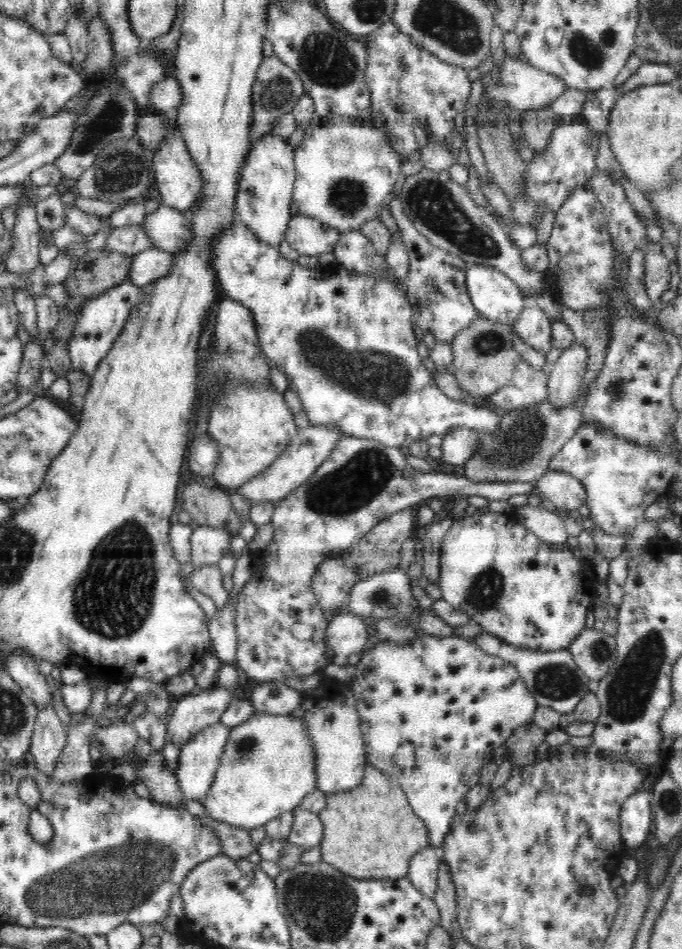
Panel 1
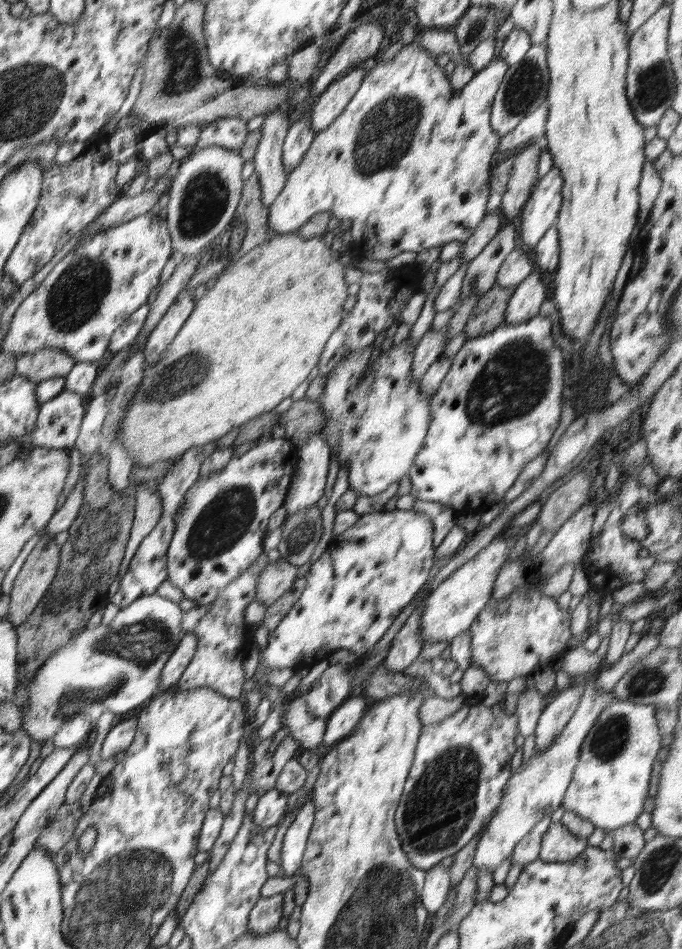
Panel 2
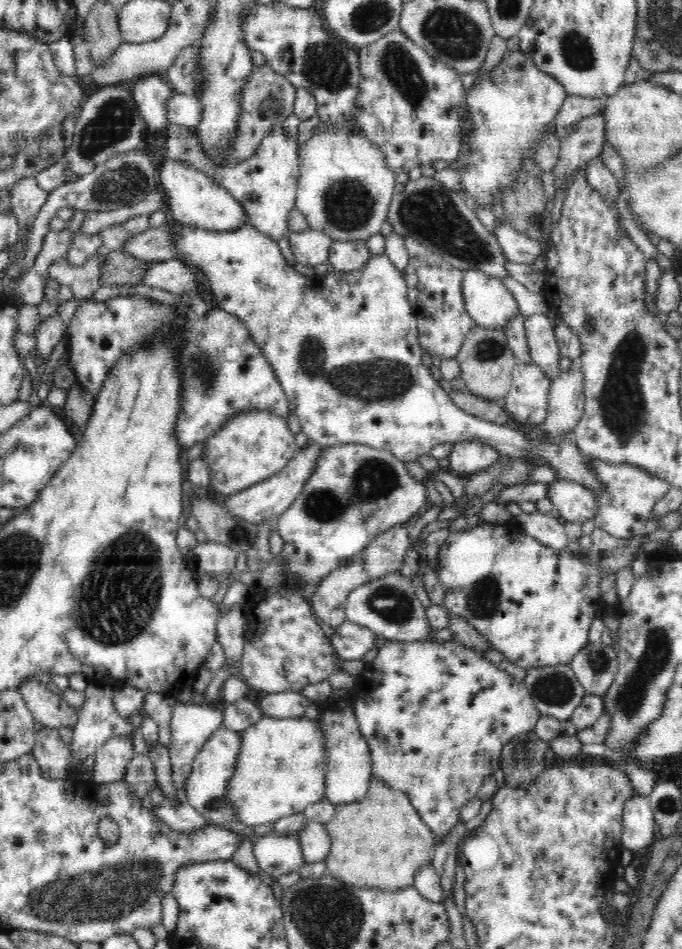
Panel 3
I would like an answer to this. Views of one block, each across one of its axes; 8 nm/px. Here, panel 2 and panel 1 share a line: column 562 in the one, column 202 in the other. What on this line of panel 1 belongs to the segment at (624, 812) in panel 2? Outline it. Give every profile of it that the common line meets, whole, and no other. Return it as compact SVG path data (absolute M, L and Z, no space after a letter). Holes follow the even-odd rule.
M256 713L230 728L214 782L201 804L214 820L251 830L301 806L301 800L316 788L315 752L304 720Z

